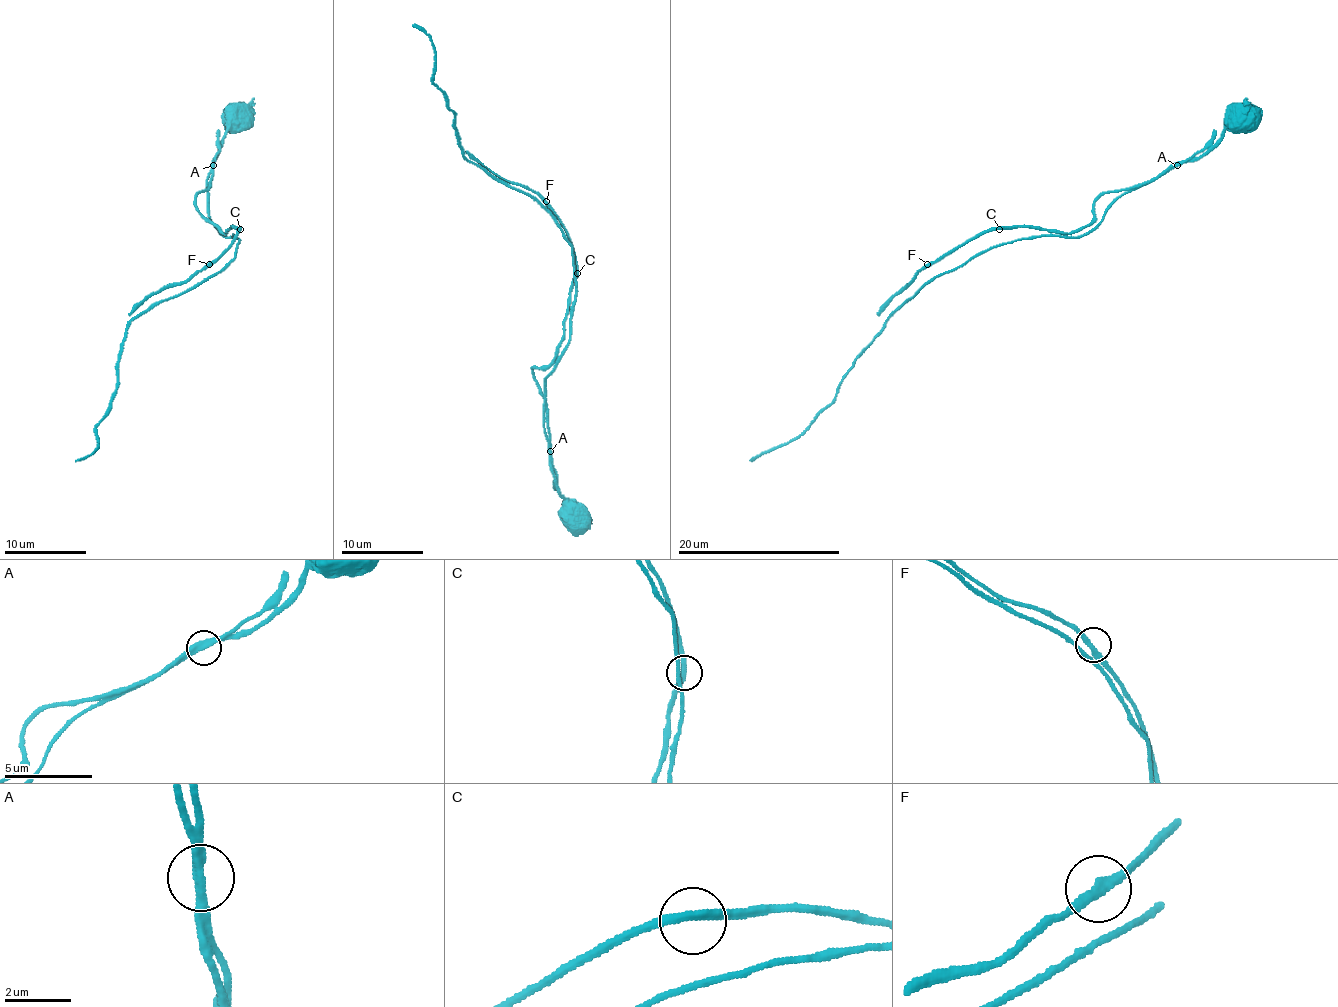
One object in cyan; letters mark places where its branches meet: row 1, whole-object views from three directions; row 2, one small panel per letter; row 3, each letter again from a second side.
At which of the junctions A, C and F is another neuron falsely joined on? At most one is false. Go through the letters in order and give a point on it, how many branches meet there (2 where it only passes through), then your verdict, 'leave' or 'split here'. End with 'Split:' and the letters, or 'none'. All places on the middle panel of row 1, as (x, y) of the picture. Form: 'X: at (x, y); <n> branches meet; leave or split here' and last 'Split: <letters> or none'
A: at (550, 451); 2 branches meet; split here
C: at (577, 273); 2 branches meet; leave
F: at (546, 201); 2 branches meet; leave
Split: A

